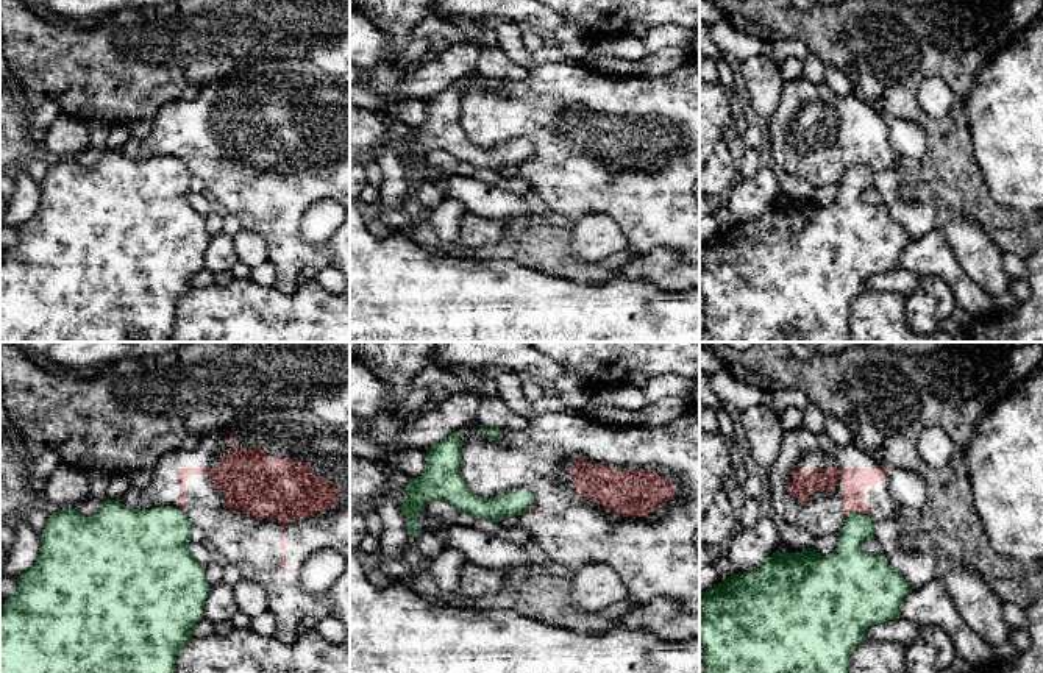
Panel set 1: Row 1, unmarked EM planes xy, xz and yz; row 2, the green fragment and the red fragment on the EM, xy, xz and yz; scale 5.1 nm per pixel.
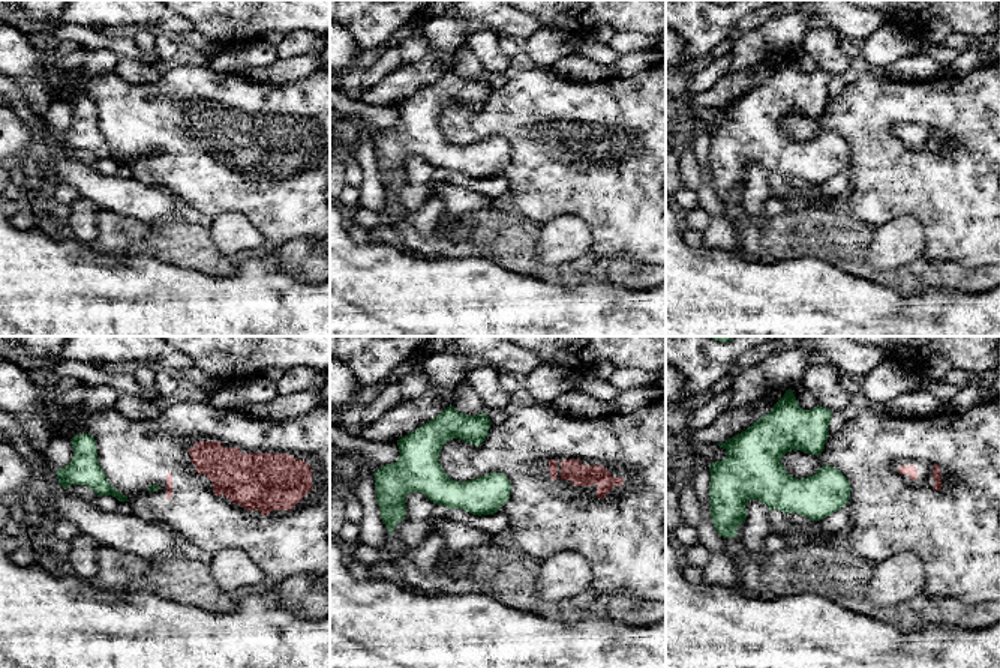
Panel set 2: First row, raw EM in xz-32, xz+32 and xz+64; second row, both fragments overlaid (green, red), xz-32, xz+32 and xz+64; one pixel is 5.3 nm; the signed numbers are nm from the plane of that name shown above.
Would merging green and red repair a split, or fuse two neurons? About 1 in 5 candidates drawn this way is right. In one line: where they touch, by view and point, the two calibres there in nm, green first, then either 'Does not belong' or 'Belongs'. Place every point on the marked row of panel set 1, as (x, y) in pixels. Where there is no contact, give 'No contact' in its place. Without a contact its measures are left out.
Touches green at xy (180, 511). Thickness 400 nm (green) against 70 nm. Does not belong

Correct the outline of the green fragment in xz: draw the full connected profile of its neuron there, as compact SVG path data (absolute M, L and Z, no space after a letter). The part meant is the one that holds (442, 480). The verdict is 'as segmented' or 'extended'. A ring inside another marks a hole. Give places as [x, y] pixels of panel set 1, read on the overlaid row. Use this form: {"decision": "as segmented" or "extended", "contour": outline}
{"decision": "as segmented", "contour": "M451 433L447 439L426 450L426 472L411 478L404 487L404 503L400 511L411 520L408 532L414 537L423 528L417 515L433 500L445 500L457 512L467 512L473 518L490 518L500 523L529 512L534 493L526 489L511 490L493 498L482 498L470 492L461 475L461 433Z"}

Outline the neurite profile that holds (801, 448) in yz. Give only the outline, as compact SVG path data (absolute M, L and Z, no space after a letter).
M804 426L784 433L778 461L768 470L768 489L774 515L813 537L837 534L851 514L863 514L879 525L890 517L898 517L901 511L888 492L888 468L874 456L856 442L838 445L824 431L812 433Z

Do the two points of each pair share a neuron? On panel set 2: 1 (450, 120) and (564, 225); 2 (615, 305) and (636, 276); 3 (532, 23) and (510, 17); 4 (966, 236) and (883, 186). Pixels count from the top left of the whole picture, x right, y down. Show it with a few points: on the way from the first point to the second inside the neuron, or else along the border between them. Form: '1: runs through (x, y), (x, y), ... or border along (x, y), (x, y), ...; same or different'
1: border along (543, 222), (559, 215), (577, 215), (589, 227); different
2: border along (592, 279), (615, 282), (628, 288), (649, 288); different
3: runs through (526, 23), (516, 23); same
4: runs through (945, 215), (916, 186), (904, 186); same

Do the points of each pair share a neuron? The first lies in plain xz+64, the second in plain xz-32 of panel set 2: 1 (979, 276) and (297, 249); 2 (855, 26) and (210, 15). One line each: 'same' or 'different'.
1: same
2: different

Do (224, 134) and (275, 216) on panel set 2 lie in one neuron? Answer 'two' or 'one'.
one

